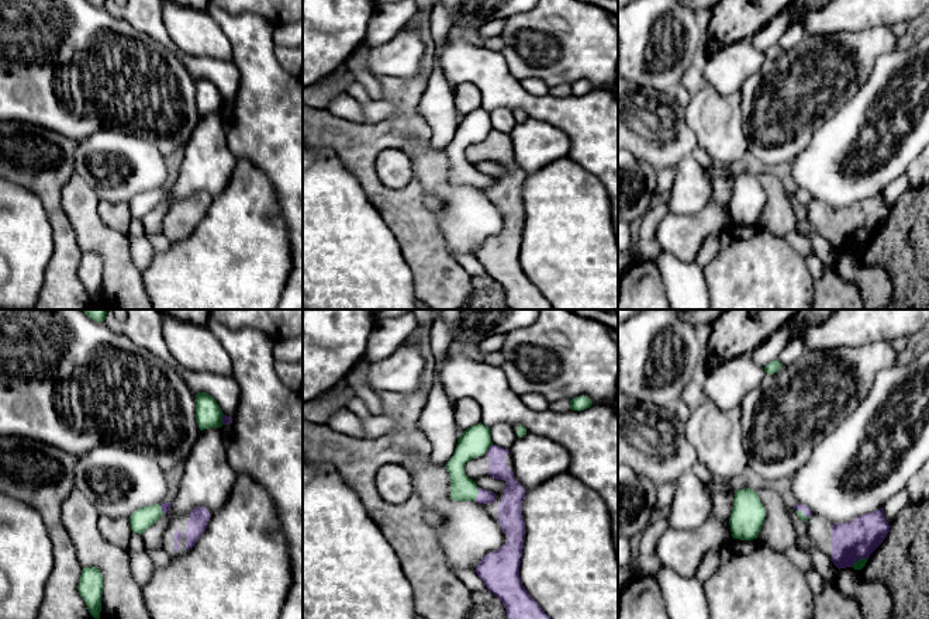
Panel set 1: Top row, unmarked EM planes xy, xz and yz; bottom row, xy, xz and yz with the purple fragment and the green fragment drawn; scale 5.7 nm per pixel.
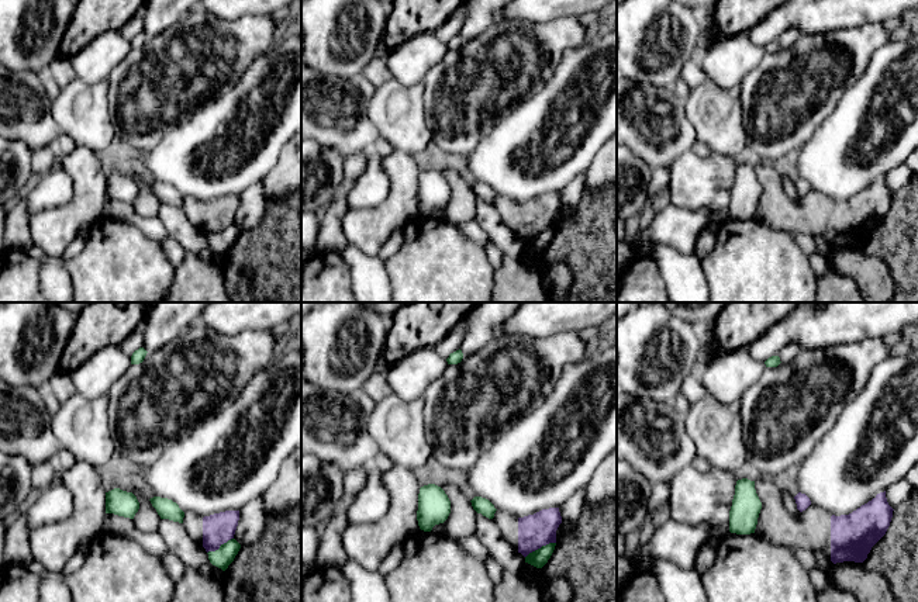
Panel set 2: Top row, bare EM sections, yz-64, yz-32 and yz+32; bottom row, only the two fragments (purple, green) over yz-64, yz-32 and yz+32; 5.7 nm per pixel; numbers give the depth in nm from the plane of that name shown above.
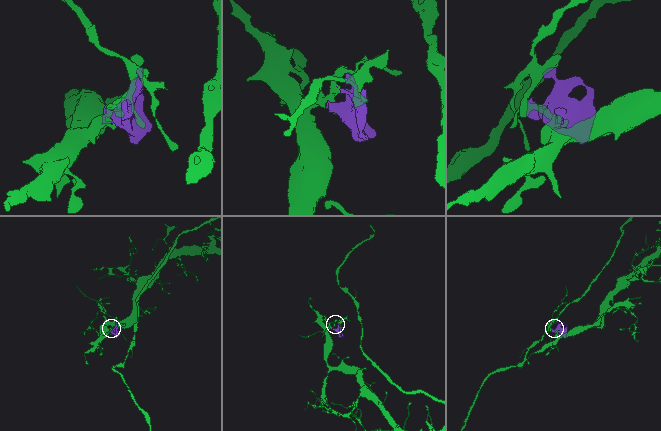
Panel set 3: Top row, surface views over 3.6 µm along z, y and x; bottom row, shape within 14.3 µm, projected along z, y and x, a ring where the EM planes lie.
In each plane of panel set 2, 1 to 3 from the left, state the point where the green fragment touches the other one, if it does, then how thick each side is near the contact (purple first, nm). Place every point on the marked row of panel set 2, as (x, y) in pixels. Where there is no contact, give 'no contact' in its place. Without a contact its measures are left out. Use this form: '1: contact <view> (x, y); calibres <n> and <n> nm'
1: contact yz-64 (220, 545); calibres 180 and 110 nm
2: contact yz-32 (539, 547); calibres 190 and 100 nm
3: no contact

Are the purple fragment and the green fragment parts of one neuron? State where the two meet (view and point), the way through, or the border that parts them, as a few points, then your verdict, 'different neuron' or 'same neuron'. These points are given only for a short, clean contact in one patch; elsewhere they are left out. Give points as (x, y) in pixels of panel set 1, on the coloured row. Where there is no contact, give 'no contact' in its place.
meets purple in xz at (477, 494); different neuron

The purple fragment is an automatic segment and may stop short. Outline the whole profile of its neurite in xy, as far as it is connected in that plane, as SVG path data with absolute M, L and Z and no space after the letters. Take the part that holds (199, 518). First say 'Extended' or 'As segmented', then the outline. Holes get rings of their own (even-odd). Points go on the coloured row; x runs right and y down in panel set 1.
Extended. M204 506L173 518L162 536L162 549L173 559L187 553L206 532L211 513Z

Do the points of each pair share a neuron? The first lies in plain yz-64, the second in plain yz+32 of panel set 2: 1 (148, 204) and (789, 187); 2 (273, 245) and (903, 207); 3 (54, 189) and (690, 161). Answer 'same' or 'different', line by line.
1: different
2: same
3: same

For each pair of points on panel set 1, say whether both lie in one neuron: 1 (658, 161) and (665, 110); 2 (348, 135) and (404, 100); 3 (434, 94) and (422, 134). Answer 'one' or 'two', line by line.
1: one
2: one
3: two

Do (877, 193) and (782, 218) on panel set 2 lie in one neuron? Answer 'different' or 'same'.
same

